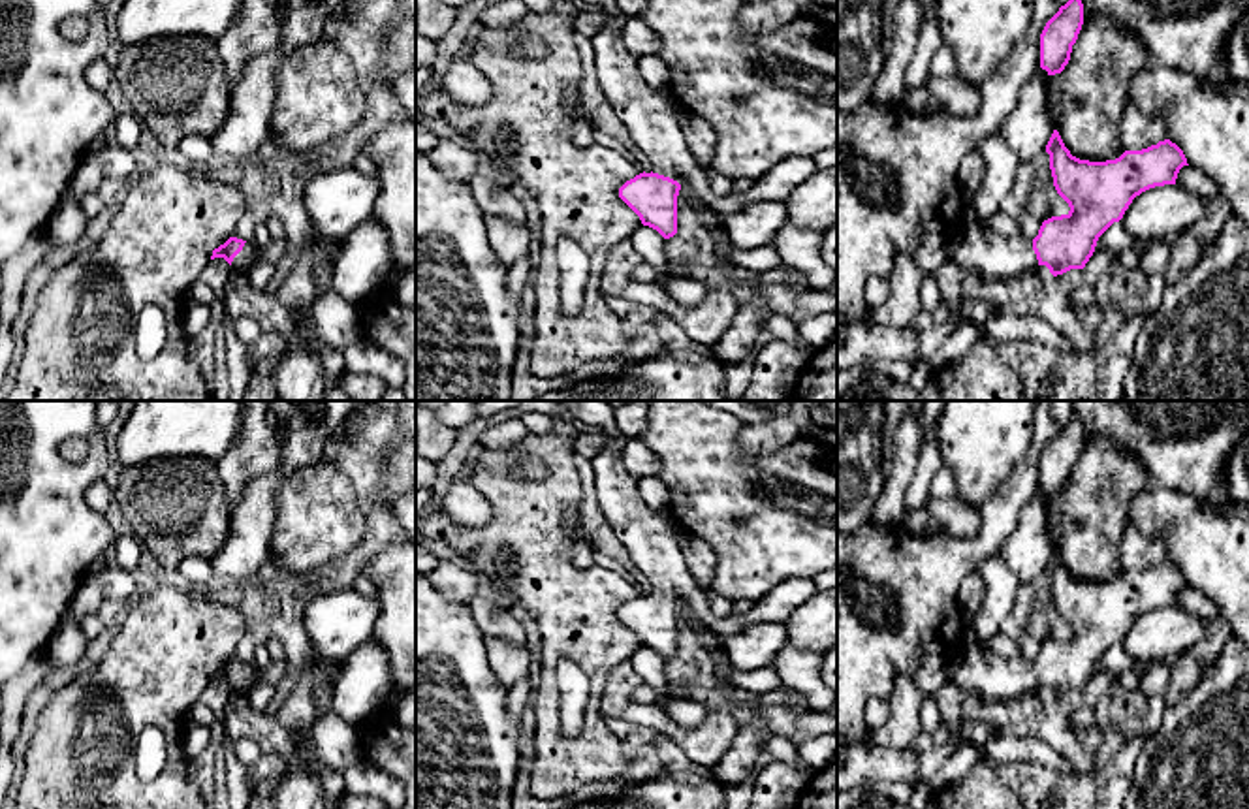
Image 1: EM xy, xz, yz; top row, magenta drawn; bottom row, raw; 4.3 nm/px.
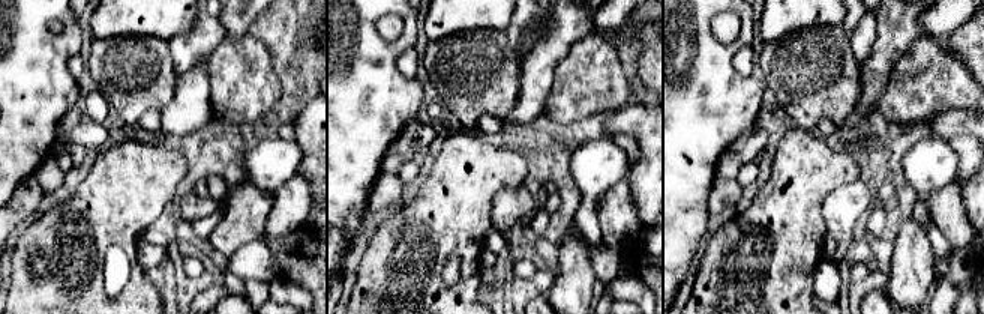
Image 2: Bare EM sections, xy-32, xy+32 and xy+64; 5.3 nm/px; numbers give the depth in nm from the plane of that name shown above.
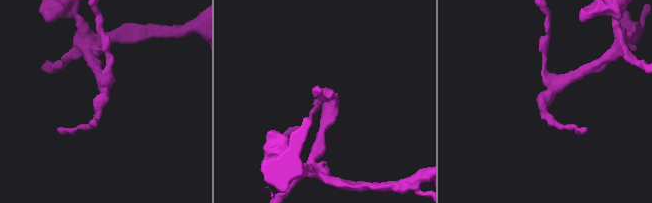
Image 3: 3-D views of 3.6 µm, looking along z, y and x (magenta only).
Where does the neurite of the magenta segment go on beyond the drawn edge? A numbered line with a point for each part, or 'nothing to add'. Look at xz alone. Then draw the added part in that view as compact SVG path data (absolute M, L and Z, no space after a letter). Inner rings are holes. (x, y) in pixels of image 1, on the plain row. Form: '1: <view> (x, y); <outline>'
1: xz (649, 537); M606 401L561 403L577 421L608 436L606 448L593 459L598 504L615 538L651 581L653 595L683 604L713 634L726 638L751 623L784 625L818 591L811 578L786 579L752 602L747 613L717 619L707 606L707 589L696 583L677 546L677 525L668 512L653 512L643 504L640 480L623 465L621 453L628 438L615 425L613 406Z

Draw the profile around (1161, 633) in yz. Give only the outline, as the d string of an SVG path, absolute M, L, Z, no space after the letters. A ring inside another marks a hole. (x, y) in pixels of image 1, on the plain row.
M1155 608L1132 621L1119 645L1138 668L1172 655L1187 655L1204 640L1208 623L1178 608Z

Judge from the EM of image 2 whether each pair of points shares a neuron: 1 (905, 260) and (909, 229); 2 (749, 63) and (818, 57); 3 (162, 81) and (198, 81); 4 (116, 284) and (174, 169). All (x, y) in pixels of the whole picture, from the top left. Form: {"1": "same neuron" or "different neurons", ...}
{"1": "same neuron", "2": "different neurons", "3": "different neurons", "4": "different neurons"}

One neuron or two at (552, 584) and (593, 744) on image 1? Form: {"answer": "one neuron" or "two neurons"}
{"answer": "one neuron"}

